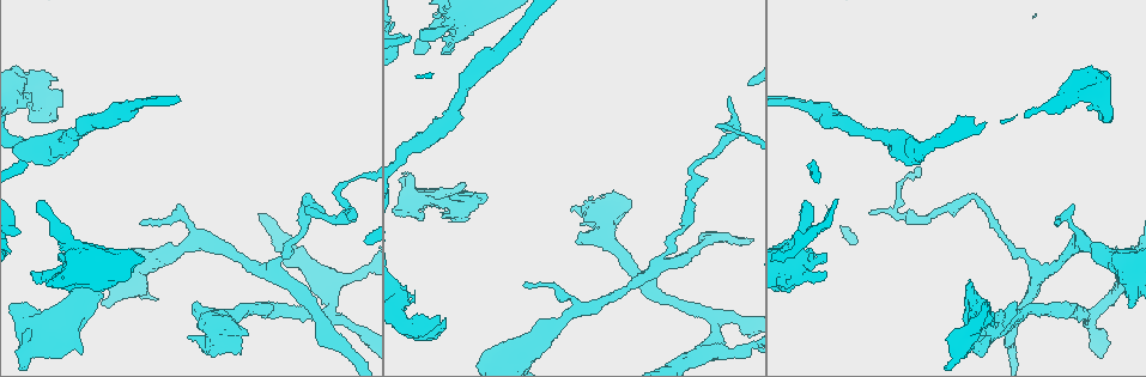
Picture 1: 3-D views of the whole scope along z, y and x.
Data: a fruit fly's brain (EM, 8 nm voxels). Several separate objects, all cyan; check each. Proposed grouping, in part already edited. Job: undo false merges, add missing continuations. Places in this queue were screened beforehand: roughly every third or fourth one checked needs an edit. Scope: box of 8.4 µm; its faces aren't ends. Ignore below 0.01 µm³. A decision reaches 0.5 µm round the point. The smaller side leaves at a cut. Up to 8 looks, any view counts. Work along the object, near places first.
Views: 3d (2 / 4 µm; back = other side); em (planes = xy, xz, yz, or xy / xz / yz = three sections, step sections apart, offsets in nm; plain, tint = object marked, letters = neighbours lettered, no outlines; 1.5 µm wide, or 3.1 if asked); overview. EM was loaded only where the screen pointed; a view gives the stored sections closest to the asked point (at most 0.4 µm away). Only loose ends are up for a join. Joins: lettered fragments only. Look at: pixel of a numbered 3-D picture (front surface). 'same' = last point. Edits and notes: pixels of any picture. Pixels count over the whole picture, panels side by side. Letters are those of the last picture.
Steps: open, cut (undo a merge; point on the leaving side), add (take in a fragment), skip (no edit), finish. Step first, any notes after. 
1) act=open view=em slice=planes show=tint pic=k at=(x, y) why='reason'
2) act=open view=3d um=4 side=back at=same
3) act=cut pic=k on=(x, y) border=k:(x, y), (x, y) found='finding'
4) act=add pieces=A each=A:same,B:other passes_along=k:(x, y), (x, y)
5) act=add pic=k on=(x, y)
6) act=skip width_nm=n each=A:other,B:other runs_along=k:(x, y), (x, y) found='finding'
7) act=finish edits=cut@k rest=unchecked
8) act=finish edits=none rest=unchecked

act=open view=3d um=2 side=back pic=1 at=(340, 199) why='abrupt turn'

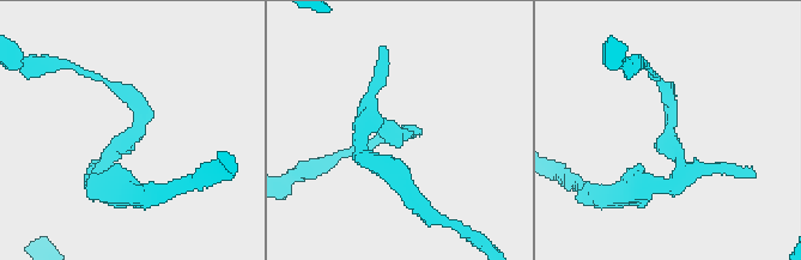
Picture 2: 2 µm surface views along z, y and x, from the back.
act=open view=em slice=planes show=tint pic=2 at=(131, 132) why='shape alone is not enough'

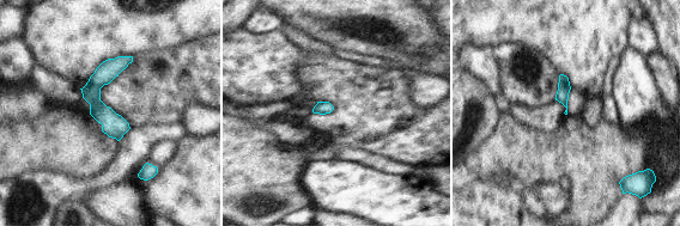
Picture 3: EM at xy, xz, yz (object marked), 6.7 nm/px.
act=open view=em slice=planes show=letters at=same

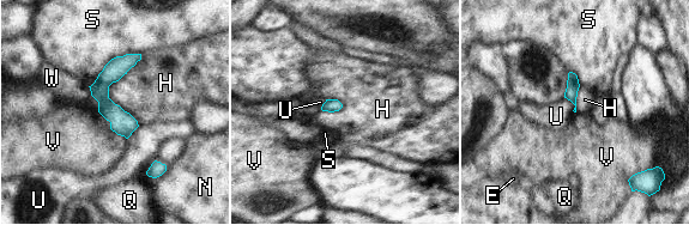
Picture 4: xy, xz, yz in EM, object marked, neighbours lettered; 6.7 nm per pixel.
act=skip longest_contact=H:480nm each=E:other,H:other,N:other,Q:other,S:other,U:other,V:other,W:other runs_along=4:(138, 56), (103, 83), (124, 133) found='continuous, no second cell'

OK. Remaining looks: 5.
act=open view=3d um=2 pic=1 at=(1061, 261) why='thin neck'

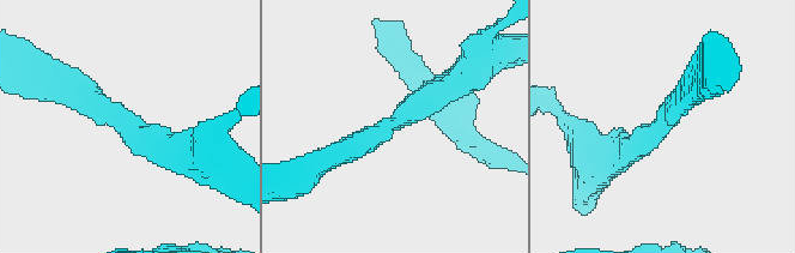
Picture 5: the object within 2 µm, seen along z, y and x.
act=open view=em slice=planes show=tint pic=5 at=(399, 121) arm_widths_nm=240,280 why='need the tissue'

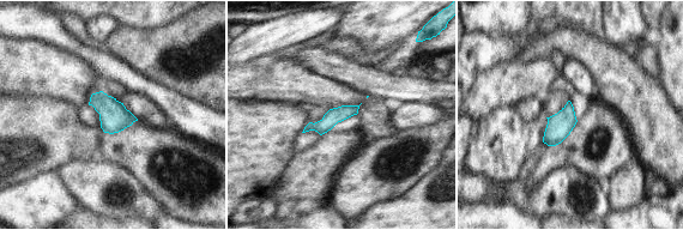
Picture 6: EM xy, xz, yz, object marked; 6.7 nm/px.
act=open view=em slice=planes show=letters at=same

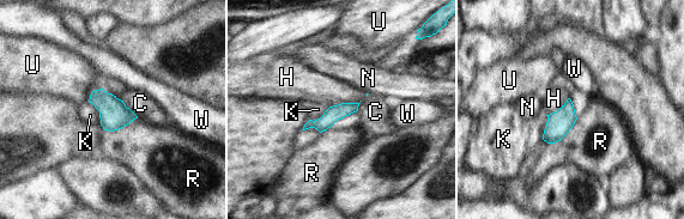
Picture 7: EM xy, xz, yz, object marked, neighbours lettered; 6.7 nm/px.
act=skip each=C:other,H:other,K:other,N:other,R:other,U:other,W:other runs_along=7:(355, 105), (309, 125) found='one cell here'

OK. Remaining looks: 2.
act=open view=em slice=xy step=8 show=letters pic=1 at=(480, 196) why='free end'

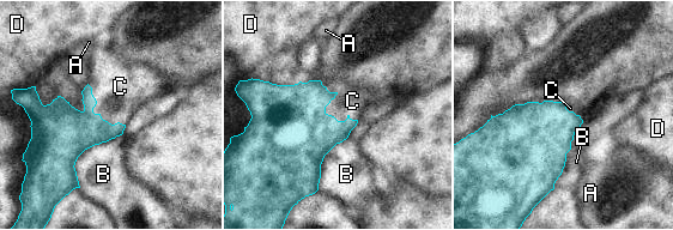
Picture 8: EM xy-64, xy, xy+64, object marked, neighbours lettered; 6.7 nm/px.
act=add pieces=C width_nm=260 each=A:other,B:other,C:same,D:other passes_along=8:(290, 123), (325, 110), (352, 101) found='the cell continues'

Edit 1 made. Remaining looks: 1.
act=finish edits=add@8 rest=unchecked

